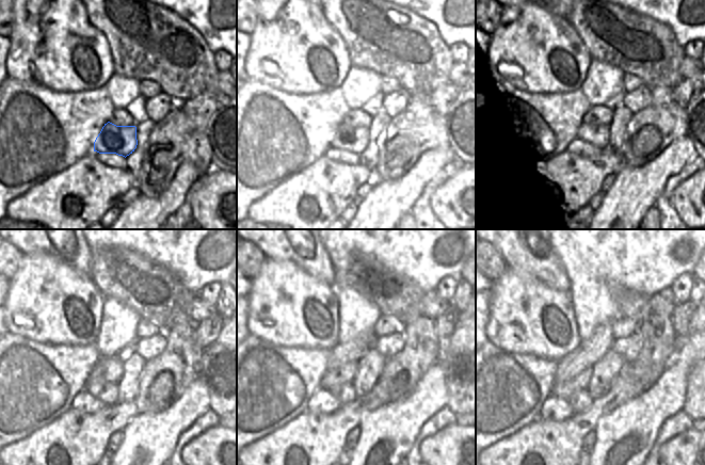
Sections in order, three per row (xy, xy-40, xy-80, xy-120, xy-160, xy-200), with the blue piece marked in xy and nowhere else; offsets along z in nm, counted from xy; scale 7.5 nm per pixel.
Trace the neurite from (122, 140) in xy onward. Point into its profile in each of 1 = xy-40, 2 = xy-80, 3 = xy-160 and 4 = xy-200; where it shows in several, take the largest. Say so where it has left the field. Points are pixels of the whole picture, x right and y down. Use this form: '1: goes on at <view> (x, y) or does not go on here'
1: goes on at xy-40 (355, 140)
2: goes on at xy-80 (590, 140)
3: goes on at xy-160 (345, 394)
4: goes on at xy-200 (581, 400)

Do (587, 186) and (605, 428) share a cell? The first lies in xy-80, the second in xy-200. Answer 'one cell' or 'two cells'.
two cells

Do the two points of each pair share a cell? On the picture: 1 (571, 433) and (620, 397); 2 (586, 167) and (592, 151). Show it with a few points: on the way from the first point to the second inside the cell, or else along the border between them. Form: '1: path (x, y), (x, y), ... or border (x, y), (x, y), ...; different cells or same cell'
1: path (581, 420), (587, 420), (603, 404), (607, 404); same cell
2: border (578, 155), (591, 161); different cells

